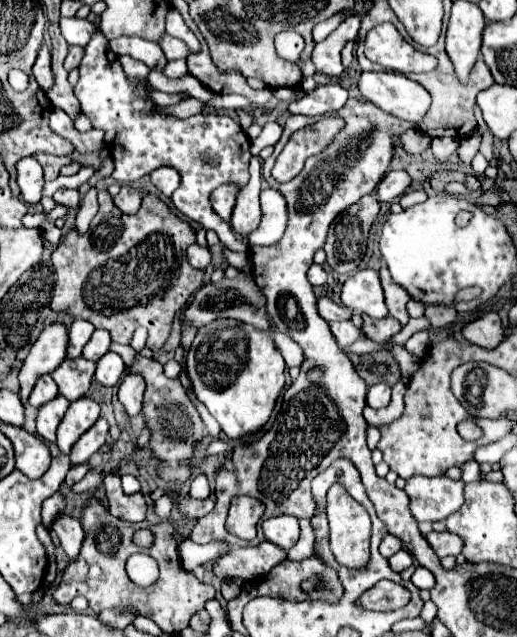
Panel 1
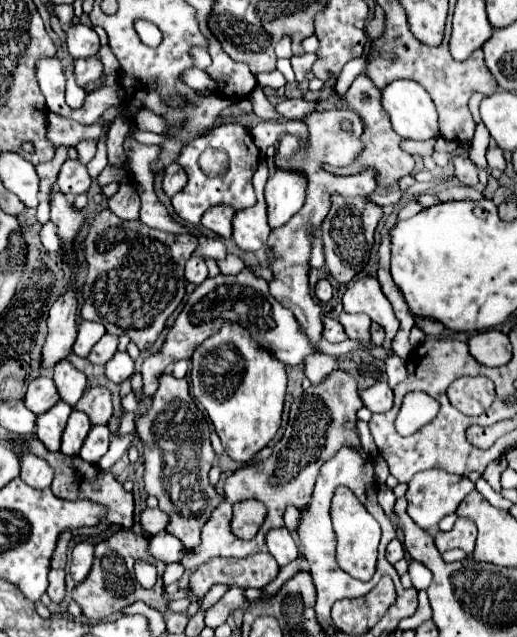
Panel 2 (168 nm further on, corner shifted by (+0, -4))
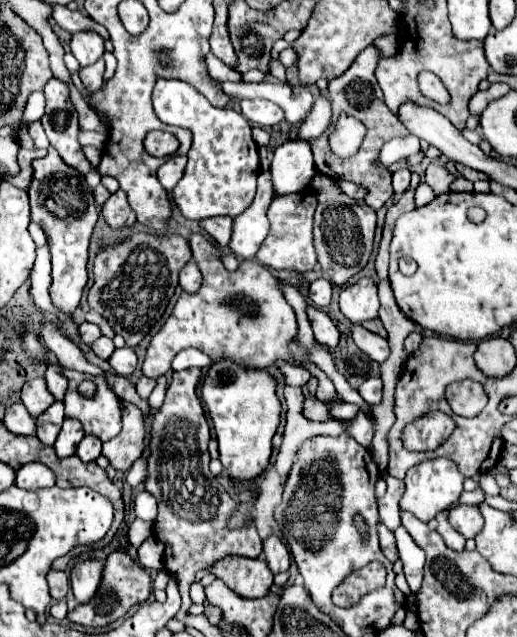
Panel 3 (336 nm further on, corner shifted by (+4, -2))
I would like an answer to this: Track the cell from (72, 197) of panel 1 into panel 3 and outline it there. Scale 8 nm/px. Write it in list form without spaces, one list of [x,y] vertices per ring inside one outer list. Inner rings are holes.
[[[53,77],[47,81],[43,93],[47,107],[41,123],[49,137],[49,143],[59,151],[61,159],[67,161],[67,165],[75,167],[75,171],[79,171],[81,175],[87,175],[93,169],[93,165],[85,159],[77,141],[77,111],[69,99],[67,83]]]

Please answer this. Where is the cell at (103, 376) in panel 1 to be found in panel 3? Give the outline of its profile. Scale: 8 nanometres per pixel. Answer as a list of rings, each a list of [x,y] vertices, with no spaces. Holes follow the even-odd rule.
[[[131,347],[115,349],[115,353],[111,355],[109,363],[111,363],[111,367],[115,369],[117,375],[129,377],[135,371],[135,367],[137,367],[137,355],[135,355],[135,351]]]

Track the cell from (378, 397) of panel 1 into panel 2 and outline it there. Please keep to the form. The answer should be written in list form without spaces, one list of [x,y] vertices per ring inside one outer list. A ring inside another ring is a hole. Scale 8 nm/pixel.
[[[375,383],[373,387],[359,393],[361,401],[373,413],[385,413],[393,405],[393,389],[387,383]]]

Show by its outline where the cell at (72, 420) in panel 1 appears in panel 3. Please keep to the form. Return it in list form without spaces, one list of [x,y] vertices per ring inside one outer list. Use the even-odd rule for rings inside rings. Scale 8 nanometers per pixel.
[[[65,419],[63,427],[61,427],[61,433],[59,433],[53,447],[55,447],[59,457],[71,457],[71,455],[75,455],[77,445],[79,445],[81,439],[83,439],[81,423],[75,421],[75,419]]]

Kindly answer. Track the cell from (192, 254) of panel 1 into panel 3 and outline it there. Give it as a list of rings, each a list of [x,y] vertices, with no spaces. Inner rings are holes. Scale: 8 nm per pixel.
[[[189,261],[181,269],[181,273],[179,273],[179,285],[187,293],[195,293],[201,287],[201,271],[199,271],[199,267],[193,261]]]

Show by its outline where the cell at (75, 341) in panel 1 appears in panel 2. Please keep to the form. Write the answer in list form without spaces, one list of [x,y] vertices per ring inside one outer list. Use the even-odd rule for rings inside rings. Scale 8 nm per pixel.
[[[81,321],[79,325],[79,335],[77,335],[77,341],[73,345],[73,351],[79,355],[79,357],[87,357],[89,351],[93,349],[93,345],[105,335],[105,327],[101,323],[91,323],[91,321]]]

